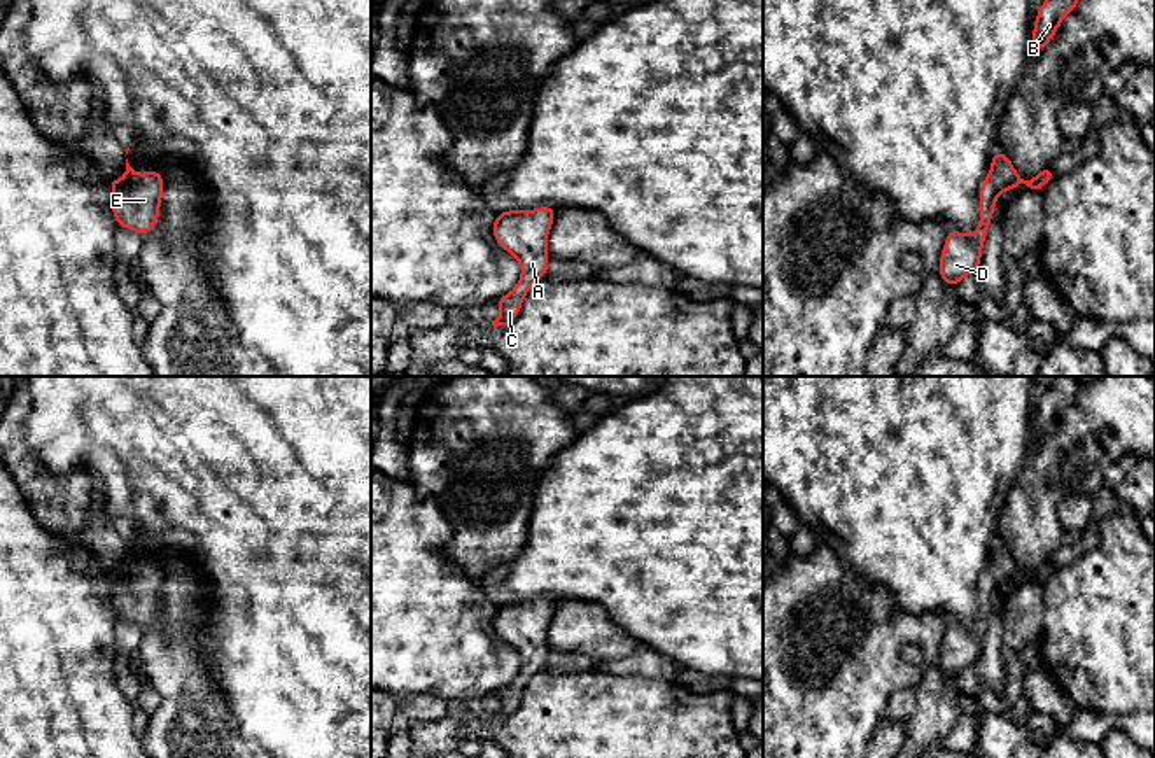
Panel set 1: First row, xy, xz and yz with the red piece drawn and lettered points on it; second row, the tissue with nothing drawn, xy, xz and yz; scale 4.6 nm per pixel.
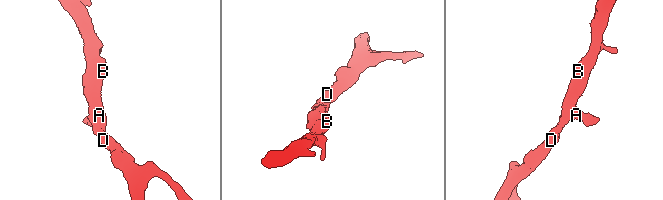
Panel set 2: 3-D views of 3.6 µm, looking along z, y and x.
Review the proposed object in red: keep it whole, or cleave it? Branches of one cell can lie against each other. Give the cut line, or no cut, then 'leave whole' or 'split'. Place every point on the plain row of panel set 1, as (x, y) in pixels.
cut none; leave whole

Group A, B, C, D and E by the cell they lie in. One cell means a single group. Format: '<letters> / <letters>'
A B C D E

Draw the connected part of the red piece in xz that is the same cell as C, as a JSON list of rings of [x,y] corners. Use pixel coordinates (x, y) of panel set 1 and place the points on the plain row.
[[[544,597],[534,602],[516,600],[495,607],[492,616],[494,630],[499,639],[520,655],[522,667],[511,684],[494,693],[500,700],[500,707],[492,712],[494,719],[509,718],[518,709],[530,679],[548,667],[550,648],[546,637],[555,602]]]

